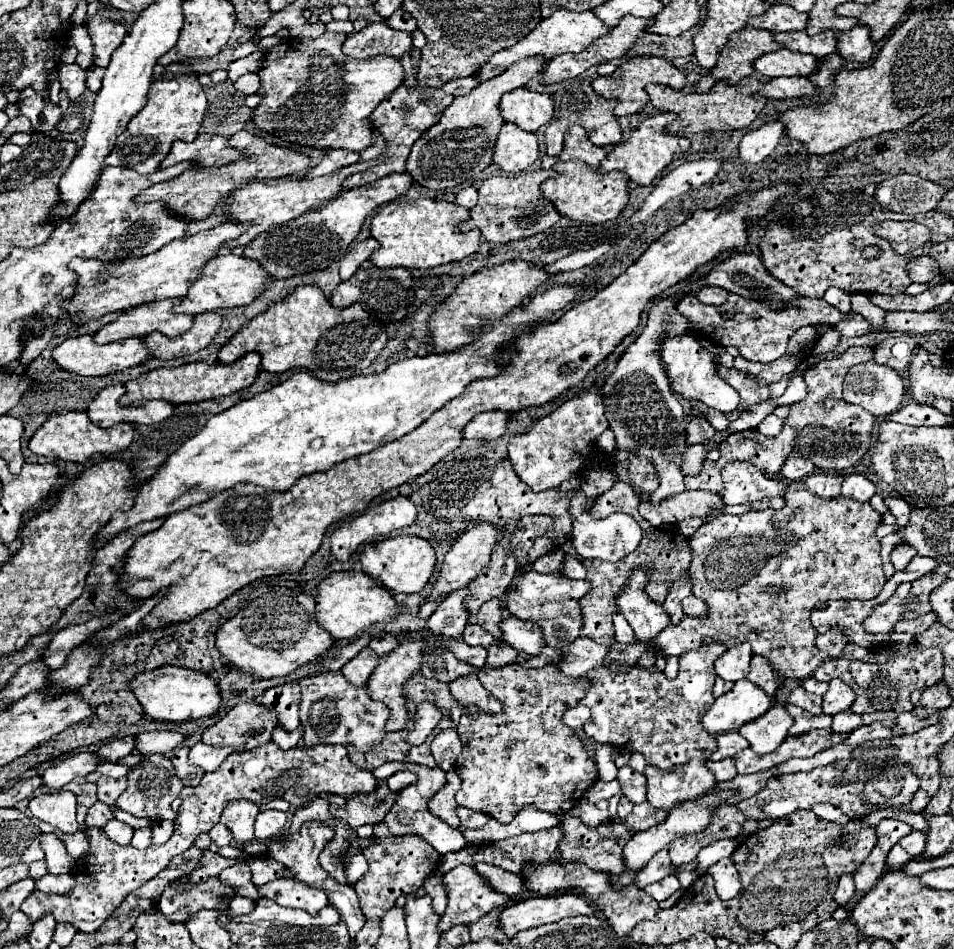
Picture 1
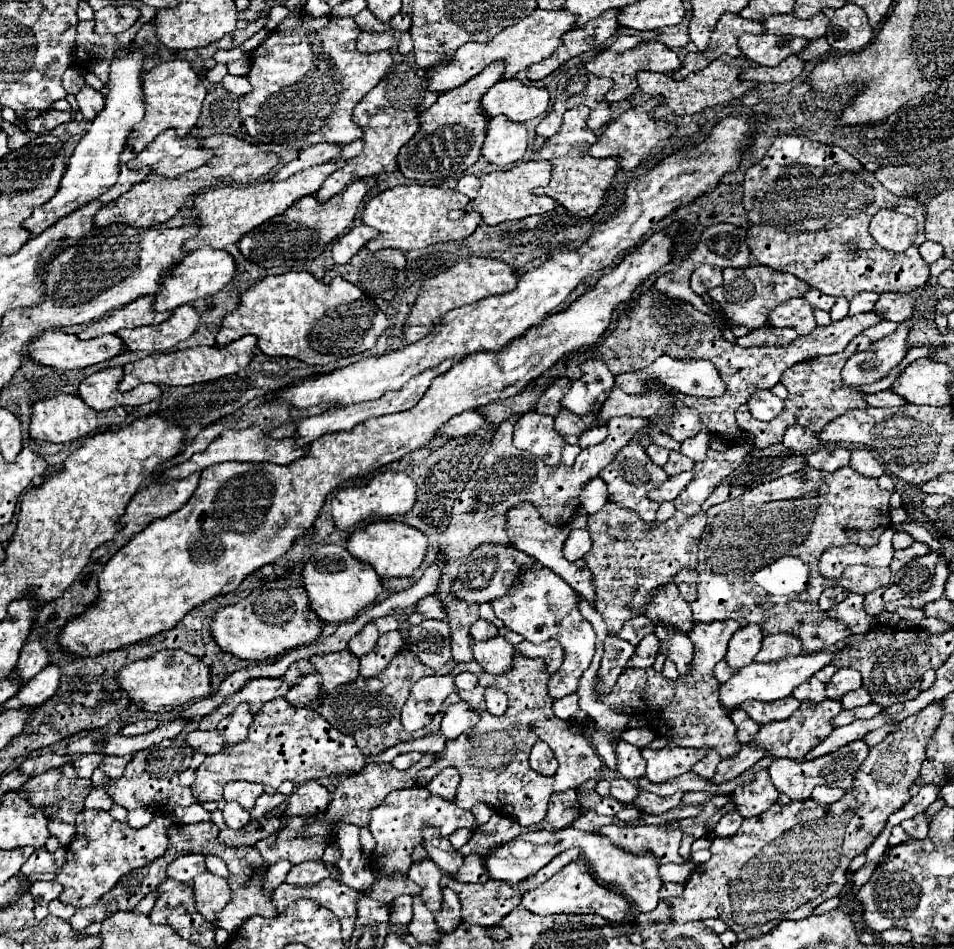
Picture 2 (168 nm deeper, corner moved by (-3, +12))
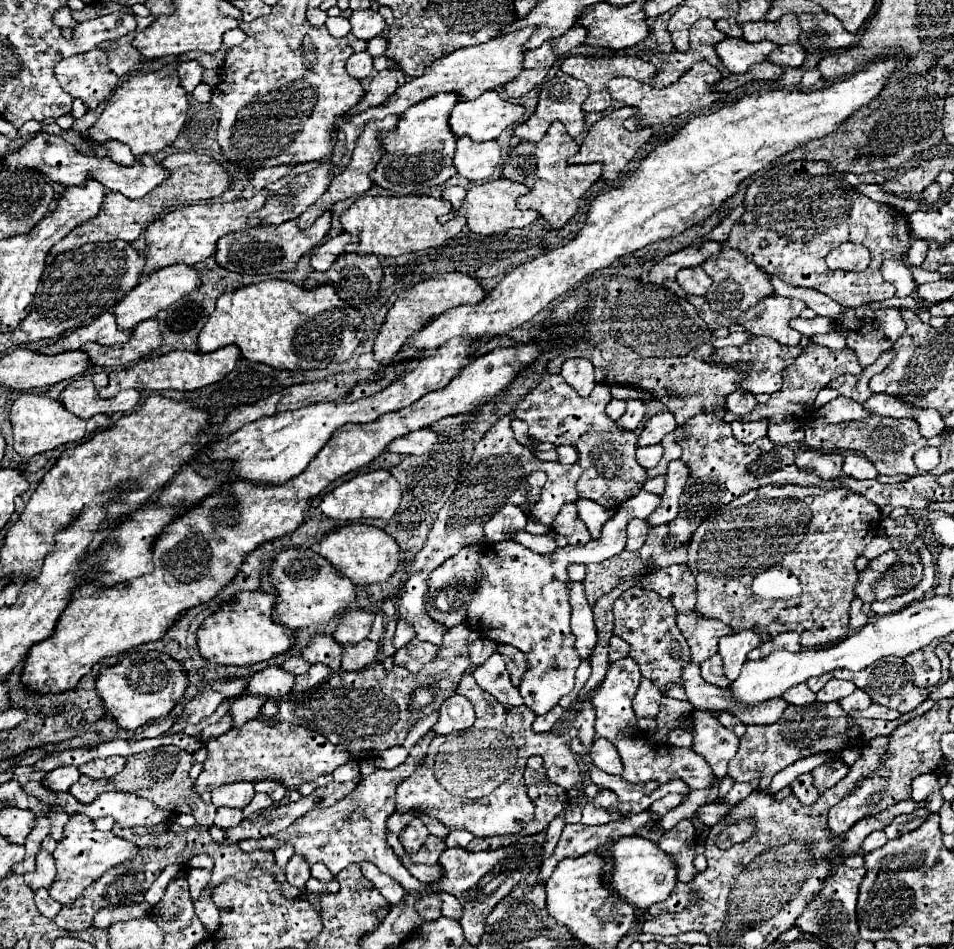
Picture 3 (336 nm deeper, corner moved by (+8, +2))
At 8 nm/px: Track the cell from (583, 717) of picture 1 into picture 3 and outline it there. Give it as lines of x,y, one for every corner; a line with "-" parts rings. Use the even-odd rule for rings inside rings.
556,705
552,711
548,711
546,715
542,715
542,717
536,717
536,721
534,721
534,731
536,733
546,733
546,731
550,731
552,729
552,725
562,717
562,713
564,713
564,709
560,707
560,705

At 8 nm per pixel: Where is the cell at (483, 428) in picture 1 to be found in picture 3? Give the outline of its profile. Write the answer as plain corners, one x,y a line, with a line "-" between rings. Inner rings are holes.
420,429
412,431
412,435
404,435
388,445
388,451
394,453
408,453
408,455
424,455
432,451
432,447
438,443
440,433
434,433
432,429

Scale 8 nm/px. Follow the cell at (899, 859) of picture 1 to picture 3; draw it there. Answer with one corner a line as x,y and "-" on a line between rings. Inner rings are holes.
876,831
876,833
872,833
872,835
868,835
868,837
864,839
864,851
866,851
866,853
876,851
876,849
880,849
886,841
888,841
888,837
884,835
884,831

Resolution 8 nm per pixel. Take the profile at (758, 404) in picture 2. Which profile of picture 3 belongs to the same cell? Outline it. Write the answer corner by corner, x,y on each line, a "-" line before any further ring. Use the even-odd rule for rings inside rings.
740,389
740,391
734,391
732,395
728,395
728,403
726,403
726,407
728,407
728,411
730,413
734,413
734,415
748,415
754,407
756,407
756,397
750,393
750,391
744,391
744,389

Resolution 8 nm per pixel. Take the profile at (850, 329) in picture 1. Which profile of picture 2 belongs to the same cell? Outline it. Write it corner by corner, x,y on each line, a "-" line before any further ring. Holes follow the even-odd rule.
859,293
851,299
851,309
849,309
849,315
857,315
857,313
865,313
865,311
871,311
873,305
877,303
879,299
879,293

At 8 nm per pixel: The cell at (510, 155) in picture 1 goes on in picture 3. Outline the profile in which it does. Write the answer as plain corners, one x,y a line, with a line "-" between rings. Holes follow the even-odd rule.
458,137
454,165
458,173
470,181
488,181
496,167
502,165
500,145
496,141
478,143
470,137

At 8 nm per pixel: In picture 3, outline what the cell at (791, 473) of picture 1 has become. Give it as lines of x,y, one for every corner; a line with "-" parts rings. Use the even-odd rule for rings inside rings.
782,423
782,425
772,425
768,427
768,437
770,441
784,445
784,443
802,443
804,441
804,427
800,423

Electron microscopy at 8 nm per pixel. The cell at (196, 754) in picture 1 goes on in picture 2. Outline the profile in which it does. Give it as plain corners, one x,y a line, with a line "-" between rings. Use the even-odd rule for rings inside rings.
239,705
231,713
231,717
223,719
217,729
225,737
225,745
235,745
235,743
243,741
247,737
247,731
249,731
251,721
253,721
253,713
251,713
249,705

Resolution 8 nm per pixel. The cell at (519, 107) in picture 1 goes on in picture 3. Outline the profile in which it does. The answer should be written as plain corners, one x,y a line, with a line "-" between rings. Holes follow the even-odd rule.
498,91
480,95
474,101
462,101
450,115
452,131
462,137
468,135
474,141
492,141
512,125
520,123
526,109
500,97

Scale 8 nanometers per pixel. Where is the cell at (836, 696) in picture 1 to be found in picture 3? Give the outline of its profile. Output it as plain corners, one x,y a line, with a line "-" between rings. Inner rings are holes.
830,679
818,693
816,693
816,701
818,703
830,703
830,701
840,701
844,697
848,697
850,693
854,693
854,685
850,681
838,681
838,679

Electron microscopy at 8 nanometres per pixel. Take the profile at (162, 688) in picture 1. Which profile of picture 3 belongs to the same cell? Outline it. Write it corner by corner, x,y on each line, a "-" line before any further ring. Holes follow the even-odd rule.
132,651
114,667
104,669
96,679
96,691
104,701
108,713
122,729
138,729
150,721
164,719
182,699
188,687
182,665
166,653

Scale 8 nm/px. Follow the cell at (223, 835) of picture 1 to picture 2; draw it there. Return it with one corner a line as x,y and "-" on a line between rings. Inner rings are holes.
235,803
225,805
223,817
225,817
227,827
231,827
231,829
241,829
249,823
249,811
245,811
241,805
235,805

